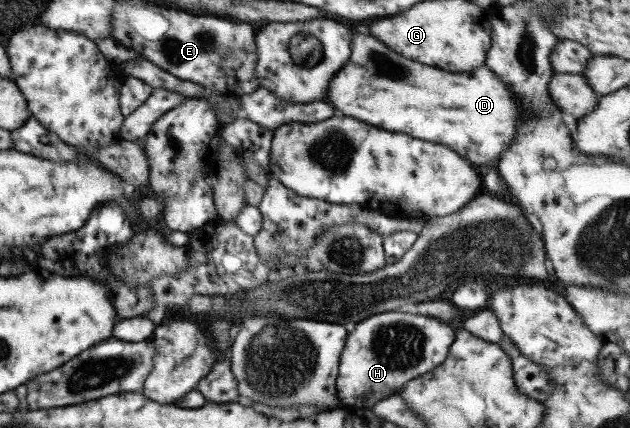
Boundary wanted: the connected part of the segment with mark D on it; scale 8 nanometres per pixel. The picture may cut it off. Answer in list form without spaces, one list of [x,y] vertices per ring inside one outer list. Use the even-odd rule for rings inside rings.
[[[356,34],[356,44],[352,44],[352,52],[347,60],[348,62],[344,62],[344,66],[332,76],[328,84],[328,92],[324,98],[326,103],[340,110],[344,116],[362,120],[382,130],[442,143],[456,151],[460,158],[464,158],[472,166],[498,158],[513,139],[518,122],[523,119],[515,94],[484,64],[475,68],[474,72],[450,74],[435,66],[426,66],[411,58],[402,58],[401,54],[390,50],[372,36],[362,34]]]

